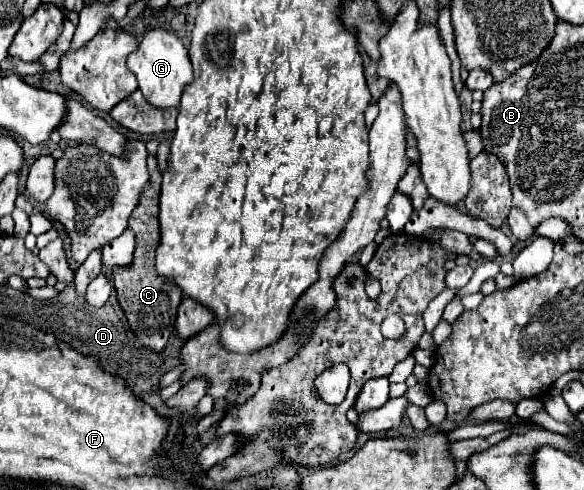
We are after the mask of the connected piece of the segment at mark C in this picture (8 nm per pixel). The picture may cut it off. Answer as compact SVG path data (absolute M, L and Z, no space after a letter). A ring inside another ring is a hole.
M148 155L148 183L144 185L144 191L140 195L140 201L136 205L136 211L132 211L128 227L136 233L136 251L134 261L128 267L114 267L114 287L118 293L118 301L128 317L128 323L132 331L138 335L140 343L146 347L152 347L154 351L162 351L174 331L176 311L182 299L180 287L172 283L172 279L164 279L156 275L154 269L154 255L156 247L160 245L160 223L158 223L158 199L160 199L160 181L162 175L156 165L156 155Z

